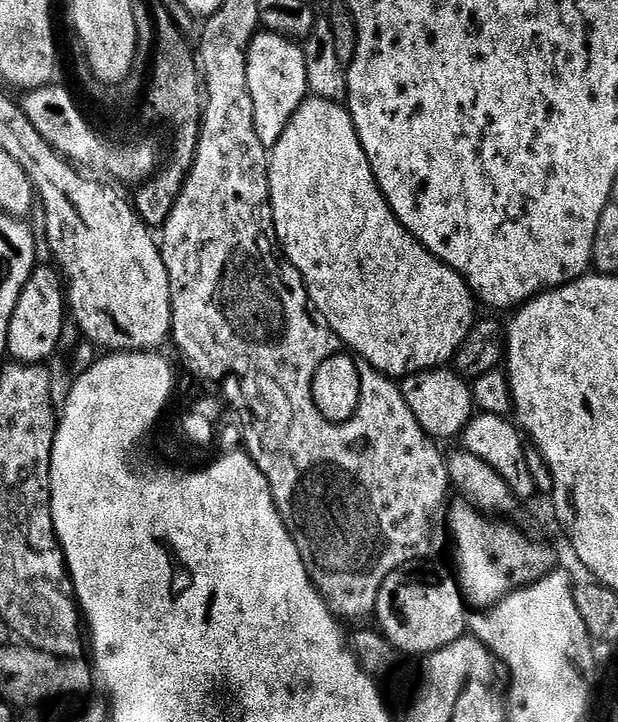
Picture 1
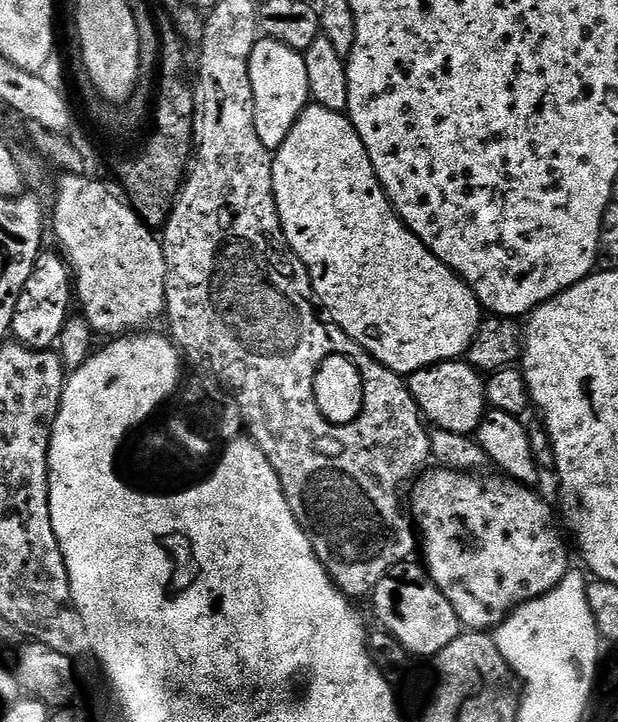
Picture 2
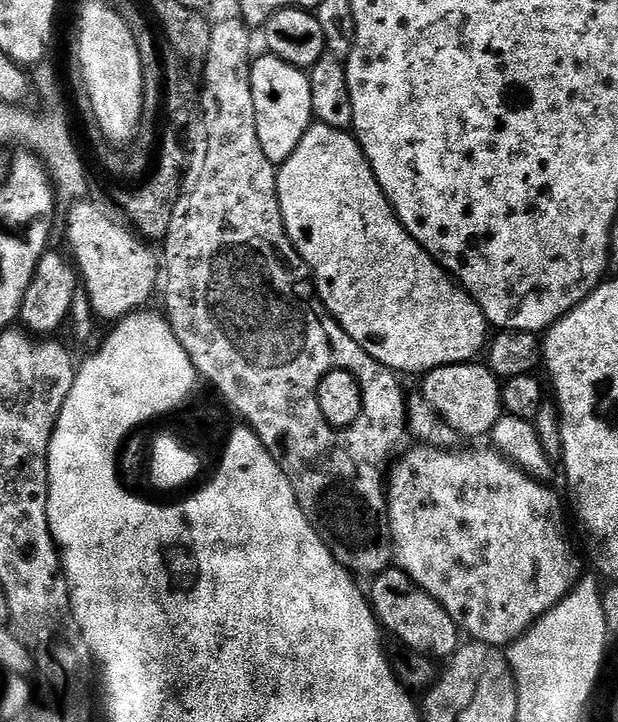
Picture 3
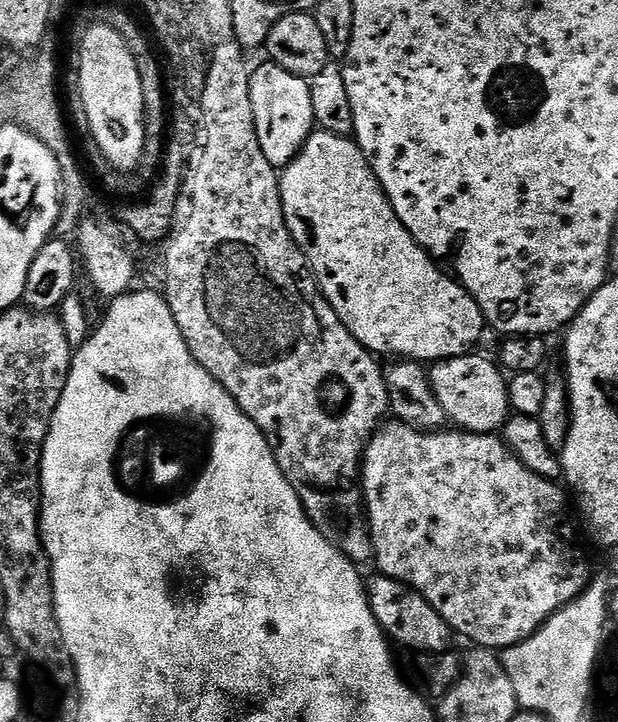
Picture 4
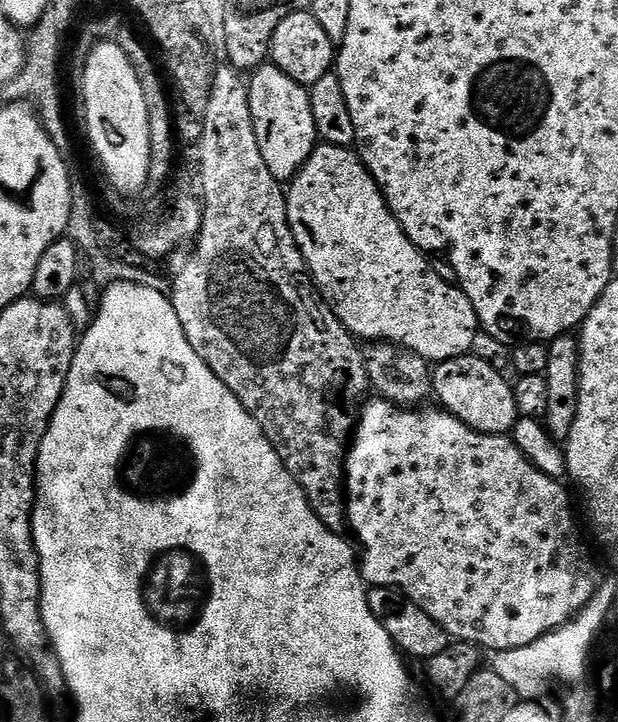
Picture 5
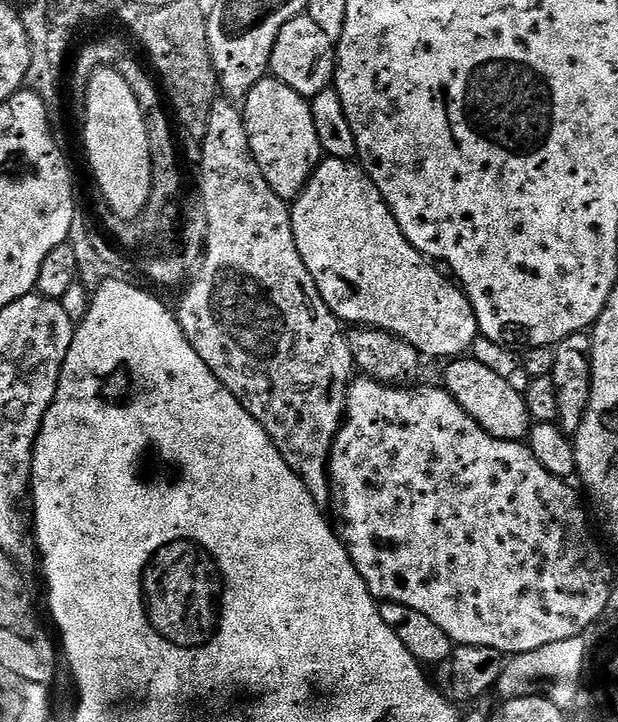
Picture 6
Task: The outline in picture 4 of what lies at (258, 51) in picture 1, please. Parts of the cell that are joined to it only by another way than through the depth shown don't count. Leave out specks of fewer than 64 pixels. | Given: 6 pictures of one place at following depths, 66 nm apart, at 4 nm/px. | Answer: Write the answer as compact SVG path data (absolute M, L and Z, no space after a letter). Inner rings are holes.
M264 62L260 69L250 75L250 106L254 106L254 126L258 134L258 146L262 146L262 154L266 156L266 162L272 164L277 170L283 170L293 158L304 149L304 144L314 131L316 119L314 118L314 106L310 106L310 83L305 77L295 76L282 66L271 62Z

